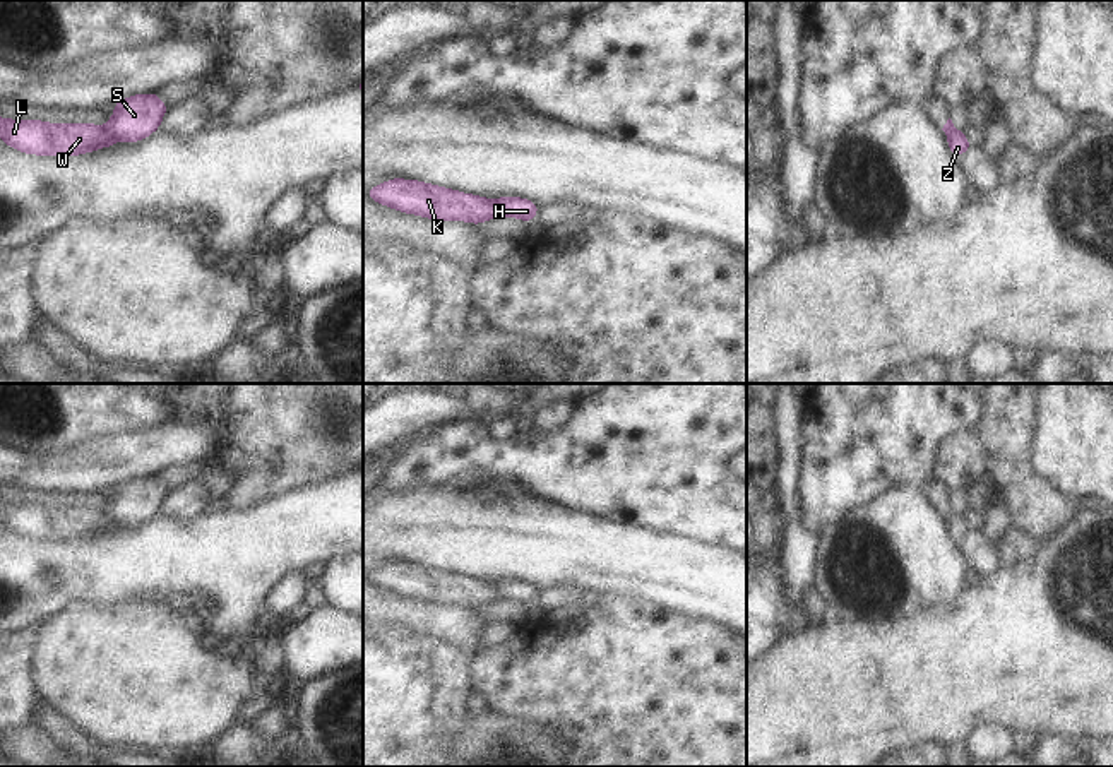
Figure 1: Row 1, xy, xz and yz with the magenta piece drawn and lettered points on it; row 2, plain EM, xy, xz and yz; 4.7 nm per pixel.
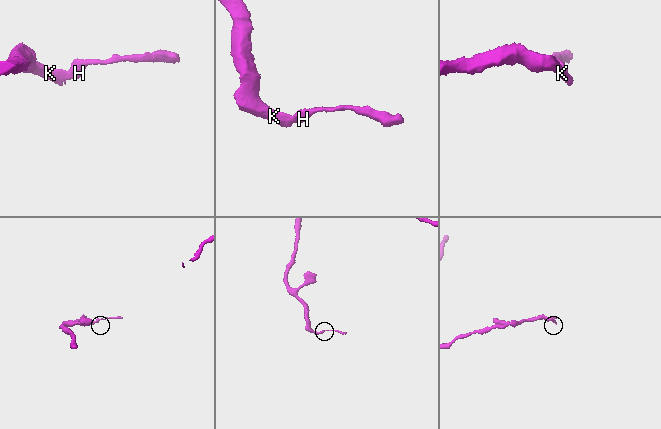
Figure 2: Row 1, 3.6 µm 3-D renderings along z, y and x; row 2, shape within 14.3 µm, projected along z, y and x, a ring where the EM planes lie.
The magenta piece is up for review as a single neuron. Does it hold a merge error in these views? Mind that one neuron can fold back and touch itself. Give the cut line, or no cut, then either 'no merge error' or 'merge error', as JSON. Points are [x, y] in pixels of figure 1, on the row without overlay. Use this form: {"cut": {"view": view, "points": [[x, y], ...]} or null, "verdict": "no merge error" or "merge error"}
{"cut": {"view": "xy", "points": [[103, 511], [117, 521]]}, "verdict": "merge error"}

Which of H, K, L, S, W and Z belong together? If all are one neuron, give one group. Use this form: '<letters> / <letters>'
H S / K L W Z

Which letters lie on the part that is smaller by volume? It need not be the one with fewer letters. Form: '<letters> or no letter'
H, S

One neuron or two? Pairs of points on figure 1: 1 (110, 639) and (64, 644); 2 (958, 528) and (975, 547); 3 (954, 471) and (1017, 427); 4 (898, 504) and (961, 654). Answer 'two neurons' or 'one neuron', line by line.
1: one neuron
2: one neuron
3: two neurons
4: two neurons

